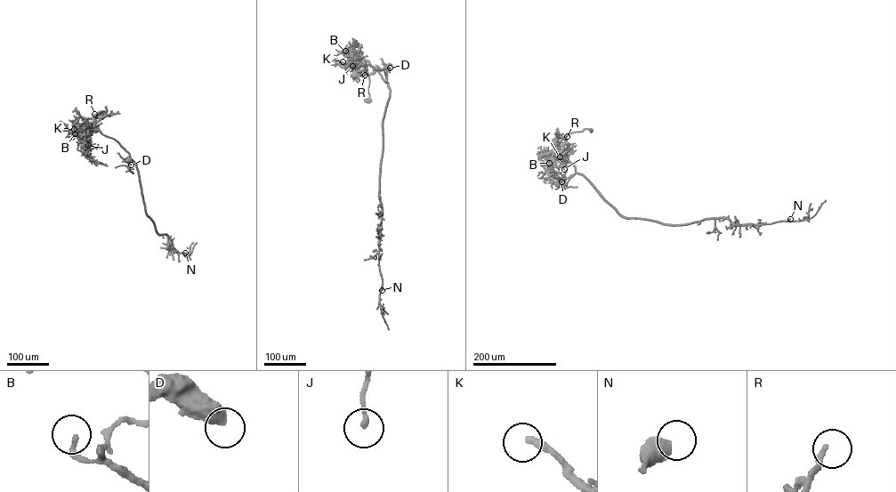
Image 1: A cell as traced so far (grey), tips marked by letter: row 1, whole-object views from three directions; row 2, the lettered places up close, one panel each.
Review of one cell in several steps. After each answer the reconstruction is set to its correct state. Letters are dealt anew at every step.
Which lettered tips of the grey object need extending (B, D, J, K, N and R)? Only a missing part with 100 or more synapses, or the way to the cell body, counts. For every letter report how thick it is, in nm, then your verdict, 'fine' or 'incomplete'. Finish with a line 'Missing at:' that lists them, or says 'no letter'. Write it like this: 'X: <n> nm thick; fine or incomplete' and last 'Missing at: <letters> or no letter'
B: 200 nm thick; fine
D: 550 nm thick; fine
J: 180 nm thick; fine
K: 280 nm thick; fine
N: 550 nm thick; fine
R: 220 nm thick; fine
Missing at: no letter

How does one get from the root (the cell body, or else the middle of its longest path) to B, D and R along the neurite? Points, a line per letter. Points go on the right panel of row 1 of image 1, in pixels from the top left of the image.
B: (714, 218), (667, 225), (625, 218), (576, 172), (568, 160), (554, 154), (555, 157), (549, 163)
D: (714, 218), (667, 225), (626, 218), (582, 175), (576, 173), (561, 181)
R: (714, 218), (667, 225), (624, 217), (576, 172), (572, 165), (554, 156), (558, 143), (567, 136)

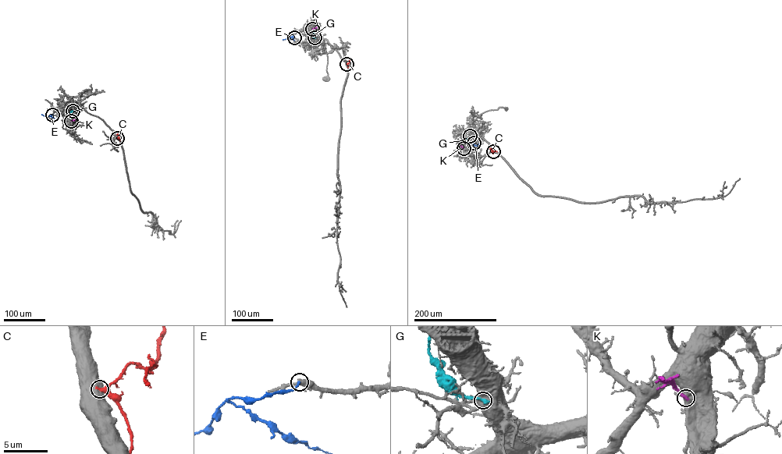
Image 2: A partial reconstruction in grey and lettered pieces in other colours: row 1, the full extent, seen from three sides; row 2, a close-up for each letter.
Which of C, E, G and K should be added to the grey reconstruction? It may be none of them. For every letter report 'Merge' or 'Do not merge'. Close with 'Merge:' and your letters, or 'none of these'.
C: Do not merge
E: Do not merge
G: Do not merge
K: Merge
Merge: K

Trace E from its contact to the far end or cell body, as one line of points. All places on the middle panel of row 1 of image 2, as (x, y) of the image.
E: (294, 37), (282, 40)

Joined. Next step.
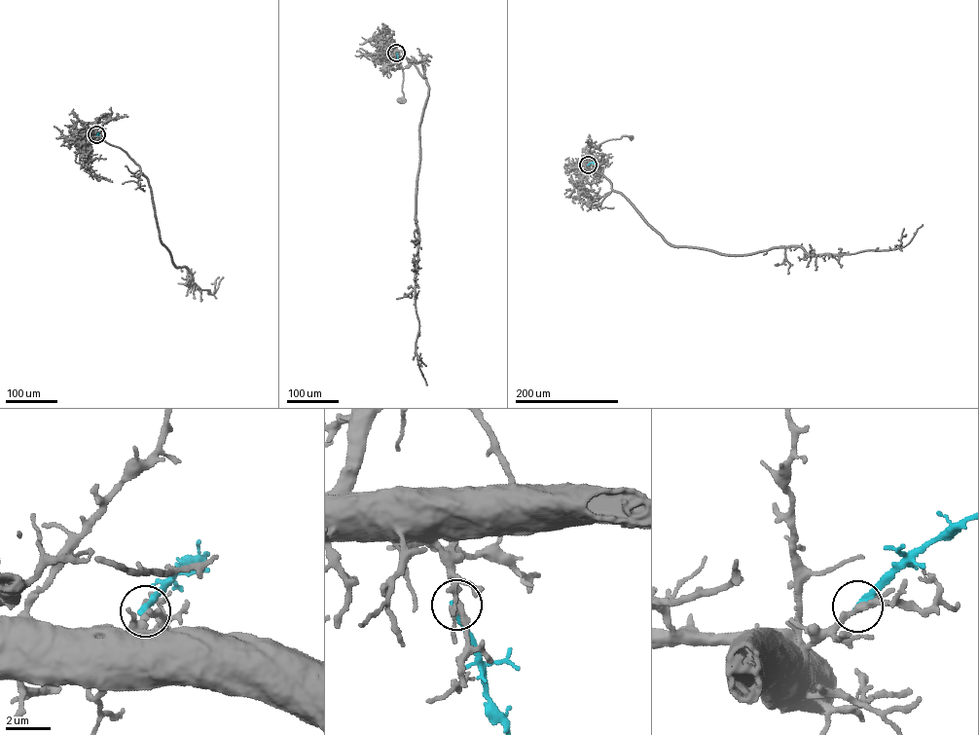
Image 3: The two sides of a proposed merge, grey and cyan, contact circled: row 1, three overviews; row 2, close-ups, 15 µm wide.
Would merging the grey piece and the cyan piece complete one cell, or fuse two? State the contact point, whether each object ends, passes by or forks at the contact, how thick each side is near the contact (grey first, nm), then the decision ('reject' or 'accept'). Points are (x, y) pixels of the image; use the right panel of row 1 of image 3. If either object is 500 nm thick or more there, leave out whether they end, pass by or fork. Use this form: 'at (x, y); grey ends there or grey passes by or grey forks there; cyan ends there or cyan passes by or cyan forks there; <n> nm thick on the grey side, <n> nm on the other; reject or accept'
at (588, 165); grey forks there; cyan ends there; 260 nm thick on the grey side, 320 nm on the other; reject

